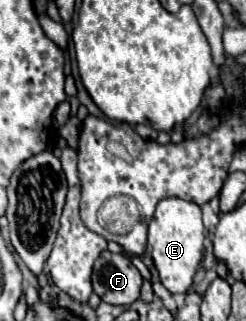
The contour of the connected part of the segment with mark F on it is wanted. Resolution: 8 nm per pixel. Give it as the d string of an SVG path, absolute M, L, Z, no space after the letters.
M102 251L94 263L92 287L110 305L130 305L140 297L142 275L134 263L110 251Z

